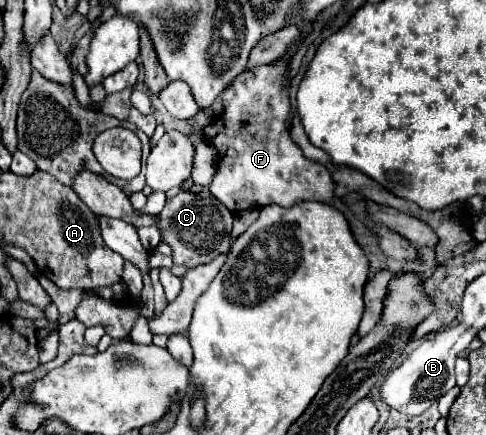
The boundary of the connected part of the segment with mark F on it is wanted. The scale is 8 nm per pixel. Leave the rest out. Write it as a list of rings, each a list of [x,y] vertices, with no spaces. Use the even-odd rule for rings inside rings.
[[[277,59],[269,65],[259,65],[251,71],[243,71],[223,93],[223,113],[213,117],[203,129],[203,137],[217,151],[217,173],[209,185],[209,191],[231,213],[245,209],[281,205],[291,207],[299,201],[325,201],[335,199],[333,177],[323,163],[309,161],[299,145],[291,139],[287,121],[291,119],[291,59]]]

